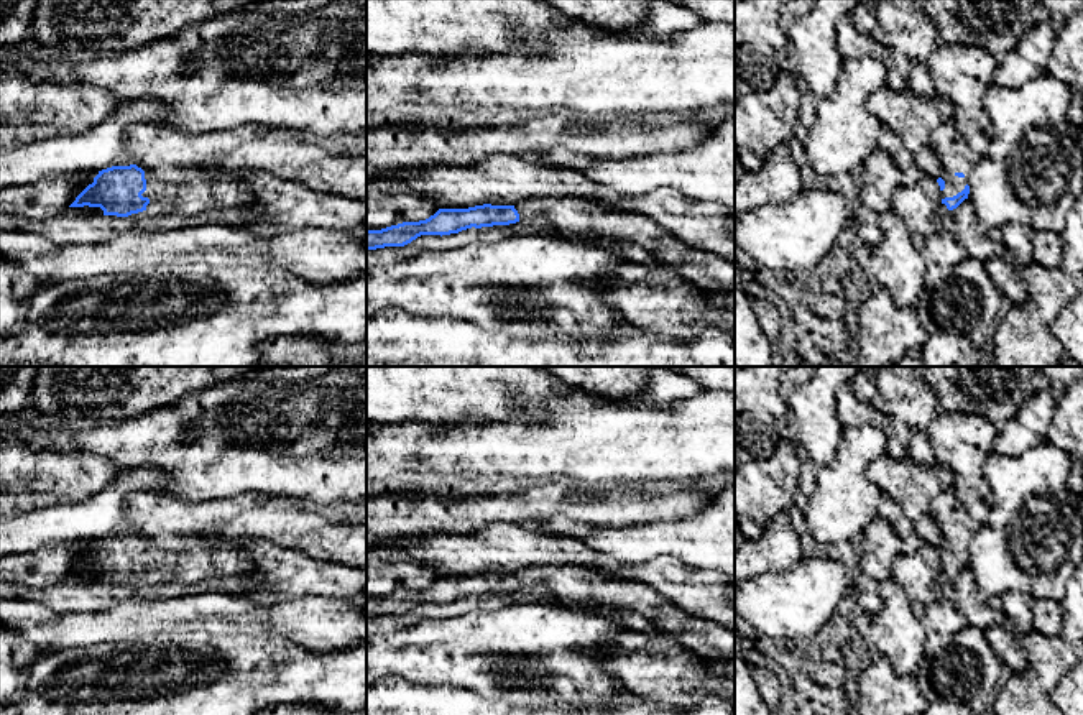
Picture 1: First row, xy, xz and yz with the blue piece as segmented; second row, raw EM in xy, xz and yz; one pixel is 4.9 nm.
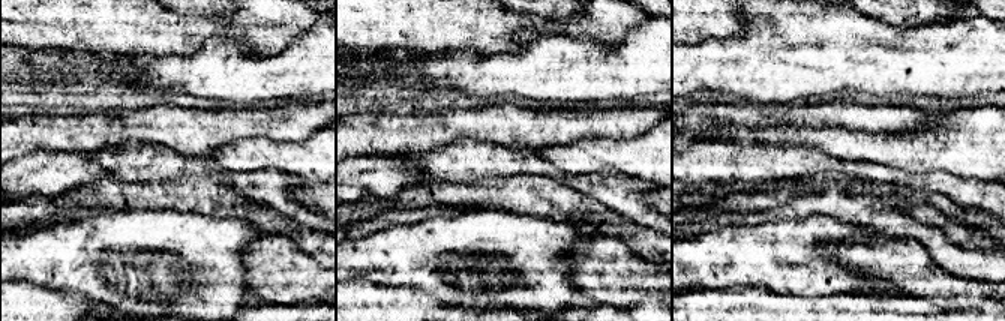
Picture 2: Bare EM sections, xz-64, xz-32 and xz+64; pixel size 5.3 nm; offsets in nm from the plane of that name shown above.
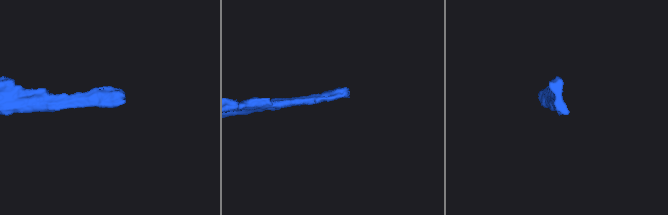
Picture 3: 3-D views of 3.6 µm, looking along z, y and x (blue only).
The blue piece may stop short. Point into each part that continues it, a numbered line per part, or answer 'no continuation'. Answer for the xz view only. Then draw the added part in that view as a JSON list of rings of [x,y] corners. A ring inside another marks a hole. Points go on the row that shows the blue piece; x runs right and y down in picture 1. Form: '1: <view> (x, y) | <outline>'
1: xz (597, 221) | [[[577,197],[528,199],[514,209],[519,220],[549,220],[567,237],[638,245],[657,263],[679,270],[687,281],[703,291],[735,291],[733,261],[684,243],[646,215]]]

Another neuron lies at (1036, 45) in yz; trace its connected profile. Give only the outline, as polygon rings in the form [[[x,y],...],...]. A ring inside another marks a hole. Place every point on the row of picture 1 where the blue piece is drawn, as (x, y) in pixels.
[[[1050,21],[1039,23],[1024,33],[1016,48],[999,62],[994,84],[1021,87],[1022,84],[1047,74],[1047,62],[1057,36],[1057,26]]]

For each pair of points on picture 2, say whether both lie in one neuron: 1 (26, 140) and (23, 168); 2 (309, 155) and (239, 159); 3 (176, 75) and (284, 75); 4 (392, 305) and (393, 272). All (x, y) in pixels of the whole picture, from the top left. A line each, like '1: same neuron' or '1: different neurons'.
1: different neurons
2: same neuron
3: same neuron
4: different neurons

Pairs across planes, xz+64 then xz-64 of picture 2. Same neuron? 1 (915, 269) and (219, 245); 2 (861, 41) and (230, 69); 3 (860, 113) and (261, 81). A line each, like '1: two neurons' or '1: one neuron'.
1: two neurons
2: one neuron
3: two neurons

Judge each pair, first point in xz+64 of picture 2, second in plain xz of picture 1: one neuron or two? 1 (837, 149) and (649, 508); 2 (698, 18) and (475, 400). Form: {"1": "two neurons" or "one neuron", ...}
{"1": "two neurons", "2": "one neuron"}

